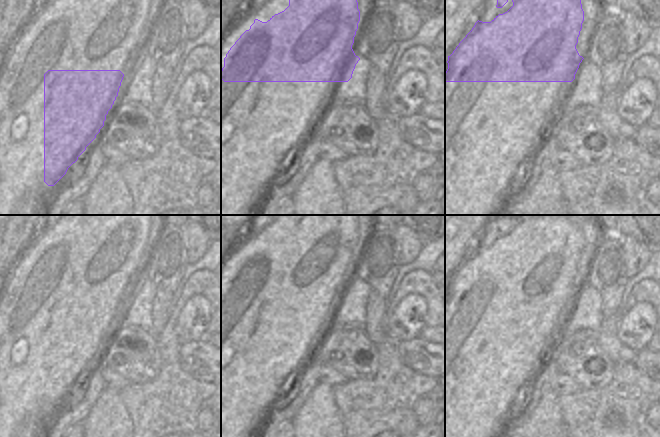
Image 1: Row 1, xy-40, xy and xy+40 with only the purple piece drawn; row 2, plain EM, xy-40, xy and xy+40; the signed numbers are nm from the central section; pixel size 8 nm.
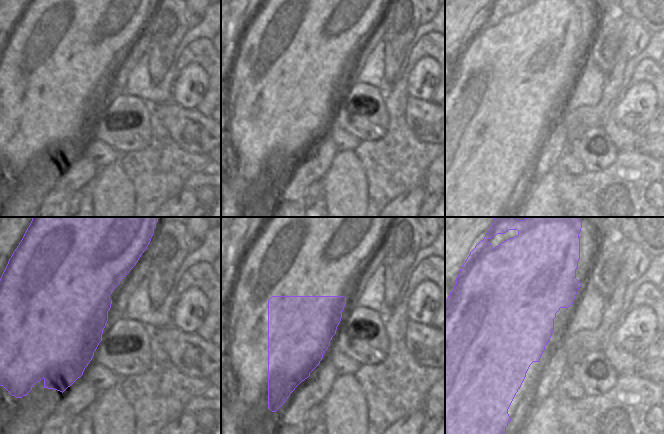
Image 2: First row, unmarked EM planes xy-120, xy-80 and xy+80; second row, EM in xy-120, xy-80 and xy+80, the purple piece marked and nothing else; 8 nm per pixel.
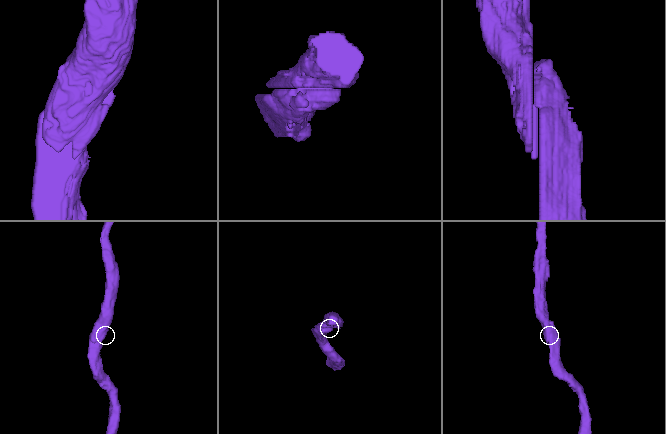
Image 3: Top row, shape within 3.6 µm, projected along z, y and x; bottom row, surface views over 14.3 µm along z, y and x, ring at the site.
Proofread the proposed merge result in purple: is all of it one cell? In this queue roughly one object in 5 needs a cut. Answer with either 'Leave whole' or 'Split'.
Leave whole.

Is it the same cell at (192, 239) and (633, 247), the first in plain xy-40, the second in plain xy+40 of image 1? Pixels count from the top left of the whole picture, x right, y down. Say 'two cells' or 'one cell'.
one cell

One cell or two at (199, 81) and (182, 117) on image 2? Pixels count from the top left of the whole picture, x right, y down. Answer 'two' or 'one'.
two

